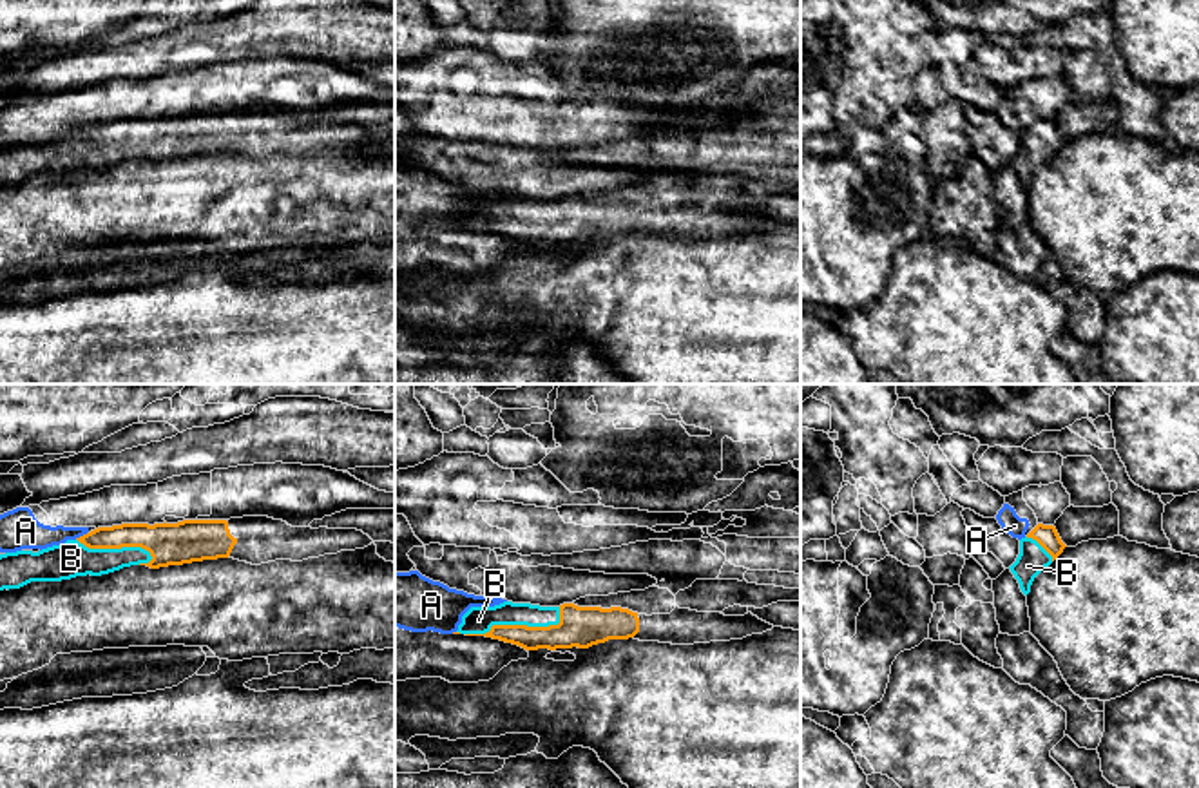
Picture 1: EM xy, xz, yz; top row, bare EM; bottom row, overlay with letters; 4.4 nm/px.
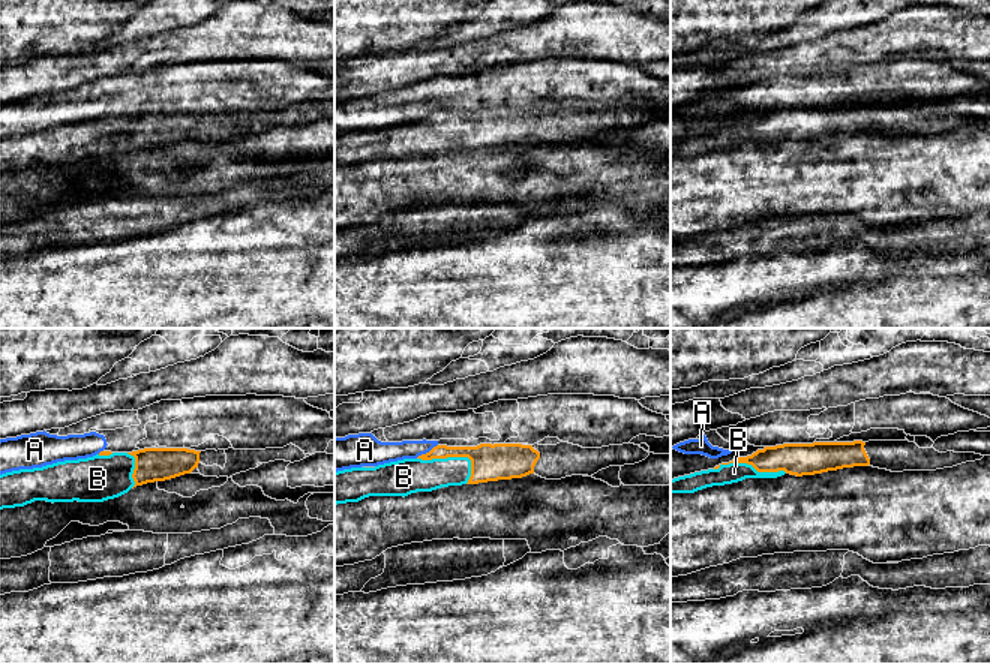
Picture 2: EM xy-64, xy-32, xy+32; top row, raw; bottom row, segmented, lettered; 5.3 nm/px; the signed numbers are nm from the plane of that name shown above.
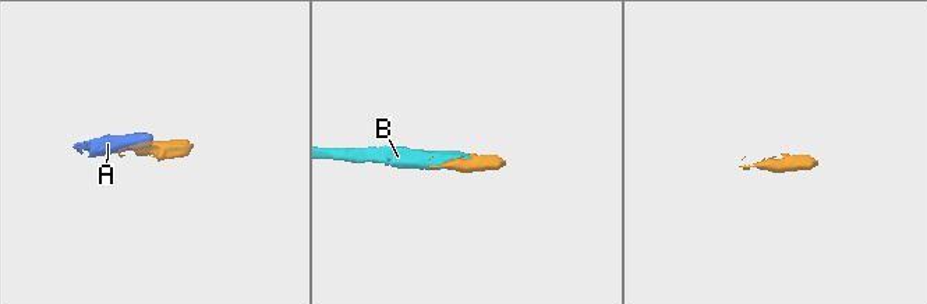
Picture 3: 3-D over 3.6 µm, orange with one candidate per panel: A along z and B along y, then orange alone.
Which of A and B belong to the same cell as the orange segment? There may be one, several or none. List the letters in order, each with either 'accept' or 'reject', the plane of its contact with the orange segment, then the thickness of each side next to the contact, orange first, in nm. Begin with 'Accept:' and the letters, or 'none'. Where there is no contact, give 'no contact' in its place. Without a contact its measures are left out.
Accept: B
A: reject; contact in xy; calibres 110 and 160 nm
B: accept; contact in xz; calibres 160 and 130 nm

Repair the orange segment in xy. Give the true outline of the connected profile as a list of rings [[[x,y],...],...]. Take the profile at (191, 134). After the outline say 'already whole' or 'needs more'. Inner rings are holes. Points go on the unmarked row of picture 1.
[[[346,103],[308,121],[268,111],[121,118],[98,121],[38,147],[0,149],[0,185],[31,176],[101,170],[130,159],[159,163],[228,150],[252,159],[302,156],[364,143],[373,136],[395,138],[395,103]]] | needs more

